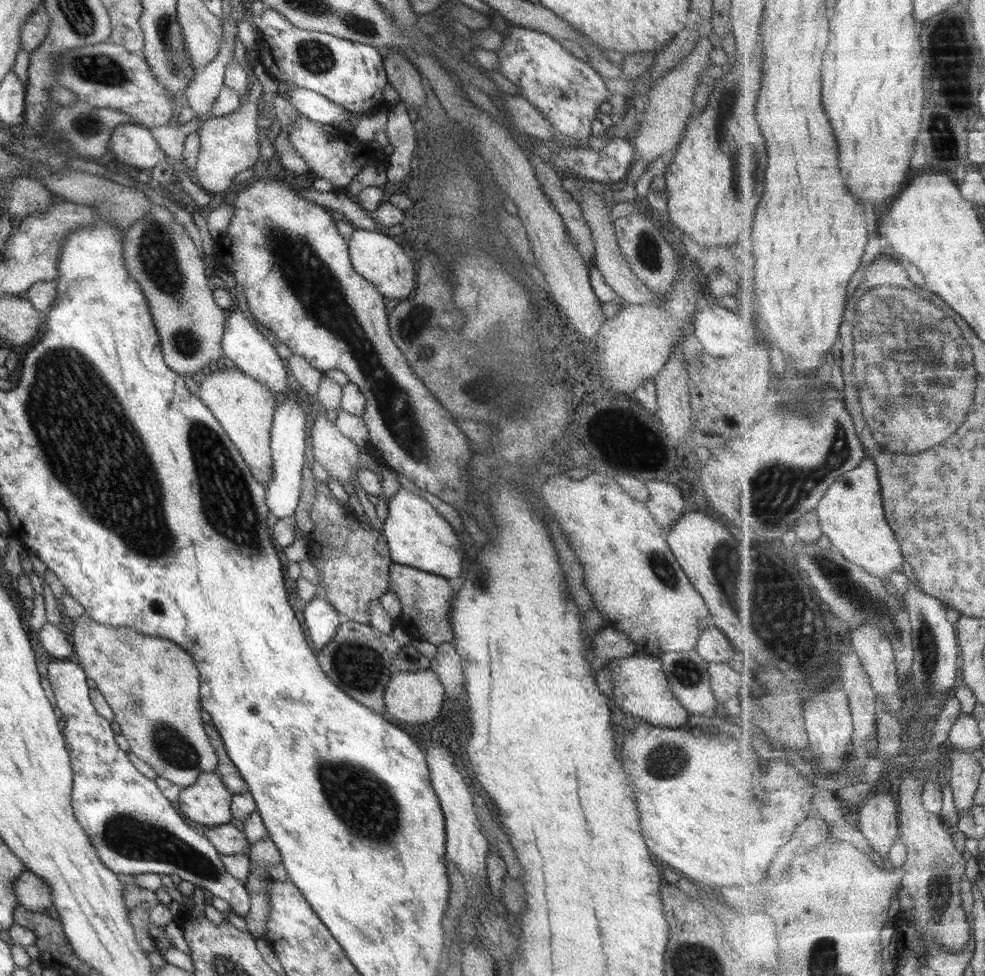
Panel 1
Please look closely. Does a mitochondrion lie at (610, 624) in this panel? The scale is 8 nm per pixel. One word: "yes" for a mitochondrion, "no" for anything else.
no

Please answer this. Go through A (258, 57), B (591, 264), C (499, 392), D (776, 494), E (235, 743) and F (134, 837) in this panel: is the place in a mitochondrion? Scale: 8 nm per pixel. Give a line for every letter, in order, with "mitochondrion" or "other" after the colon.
A: other
B: other
C: mitochondrion
D: mitochondrion
E: other
F: mitochondrion

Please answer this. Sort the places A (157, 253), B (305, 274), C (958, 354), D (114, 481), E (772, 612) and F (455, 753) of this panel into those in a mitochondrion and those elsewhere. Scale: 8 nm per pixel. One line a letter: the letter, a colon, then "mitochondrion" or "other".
A: mitochondrion
B: mitochondrion
C: mitochondrion
D: mitochondrion
E: mitochondrion
F: other

